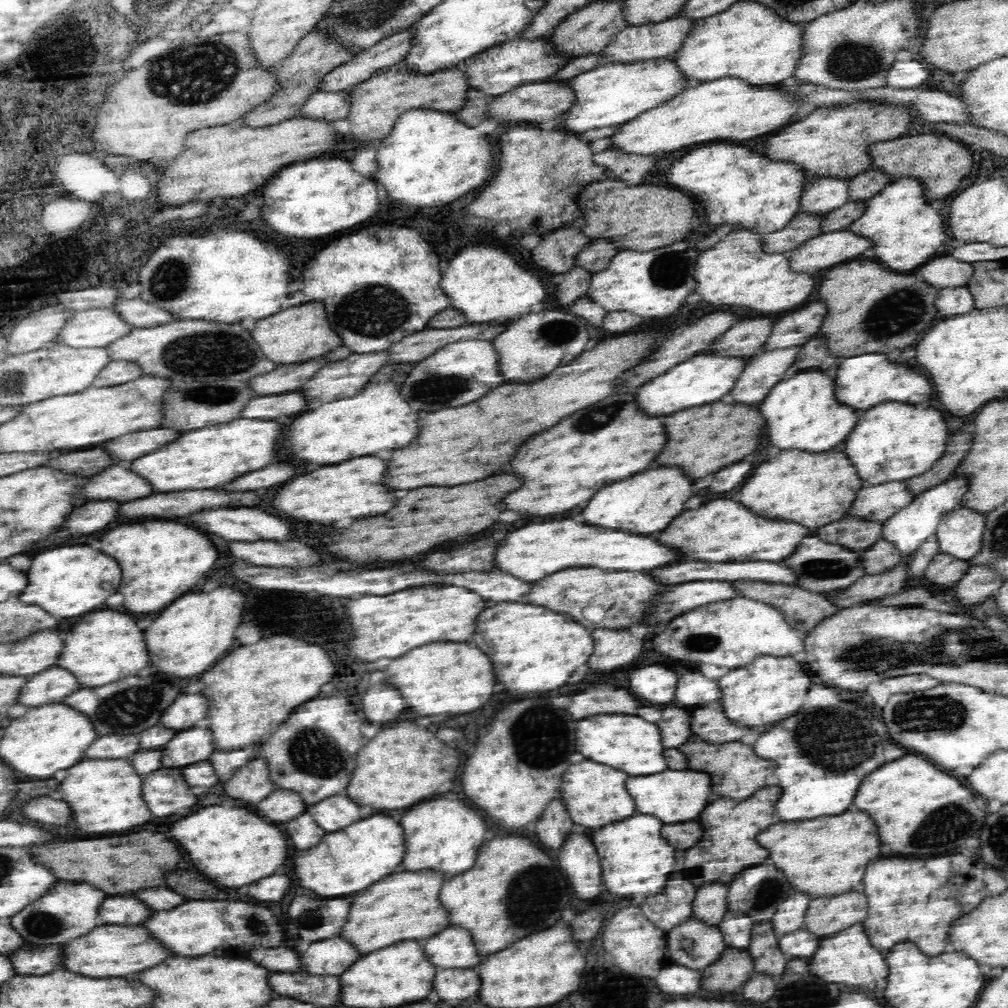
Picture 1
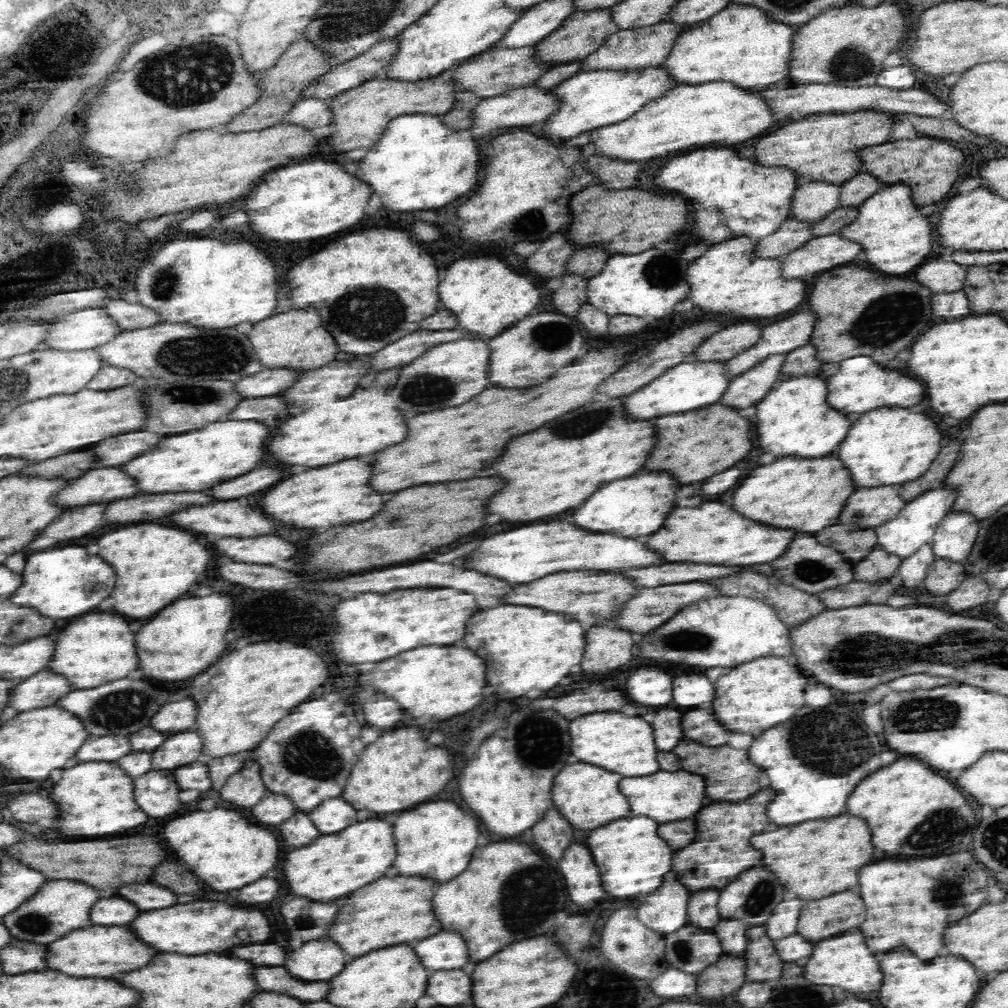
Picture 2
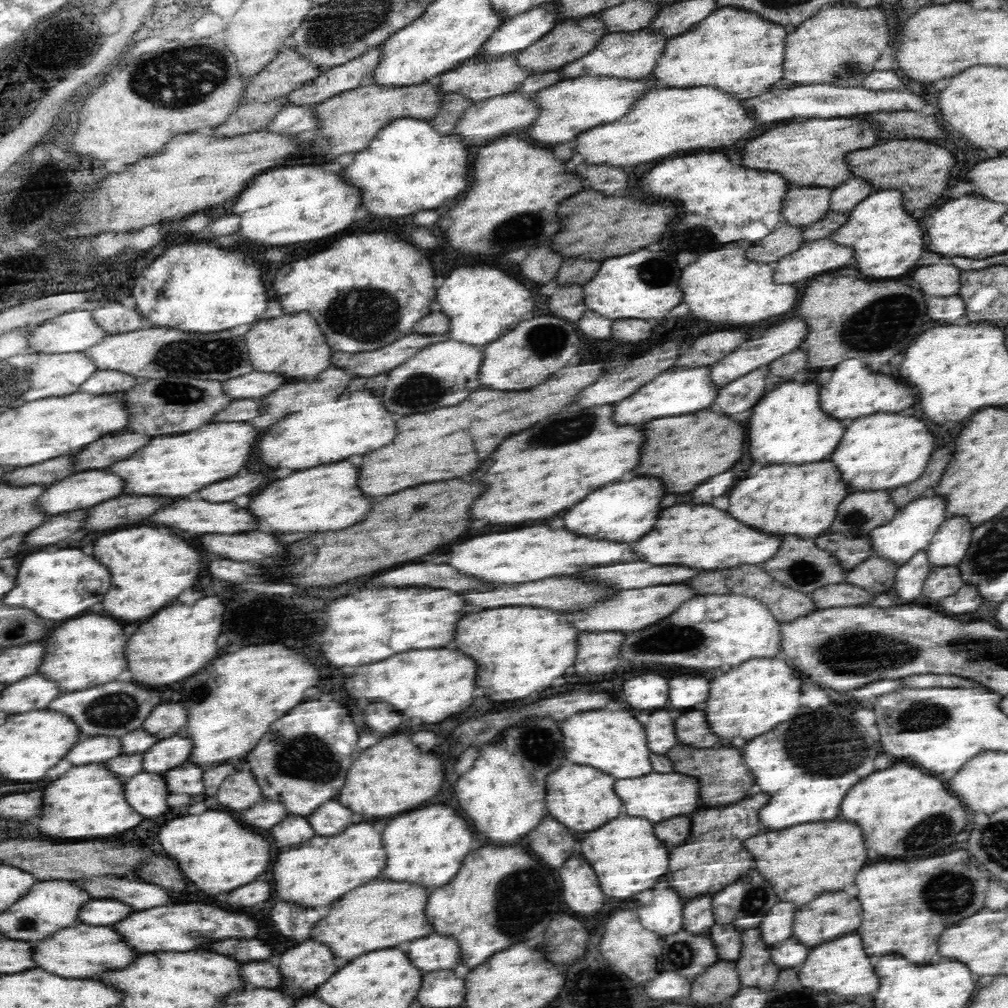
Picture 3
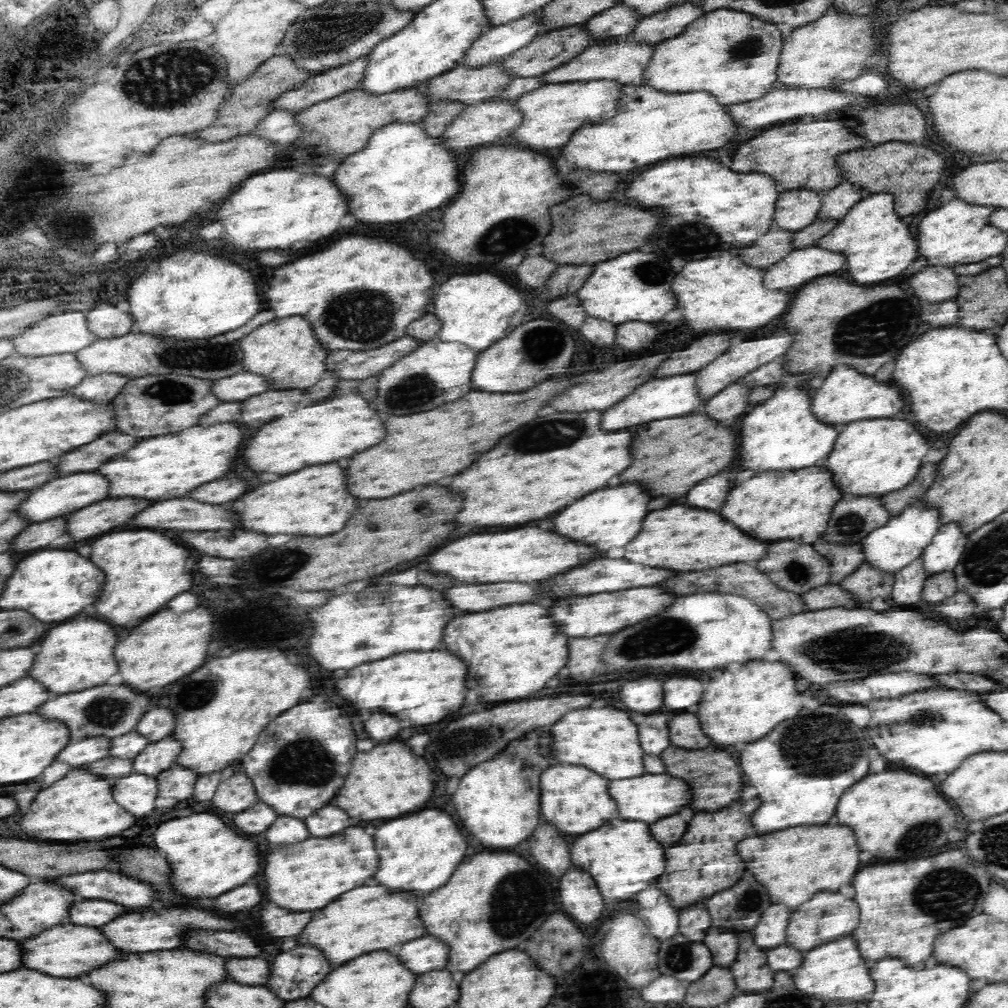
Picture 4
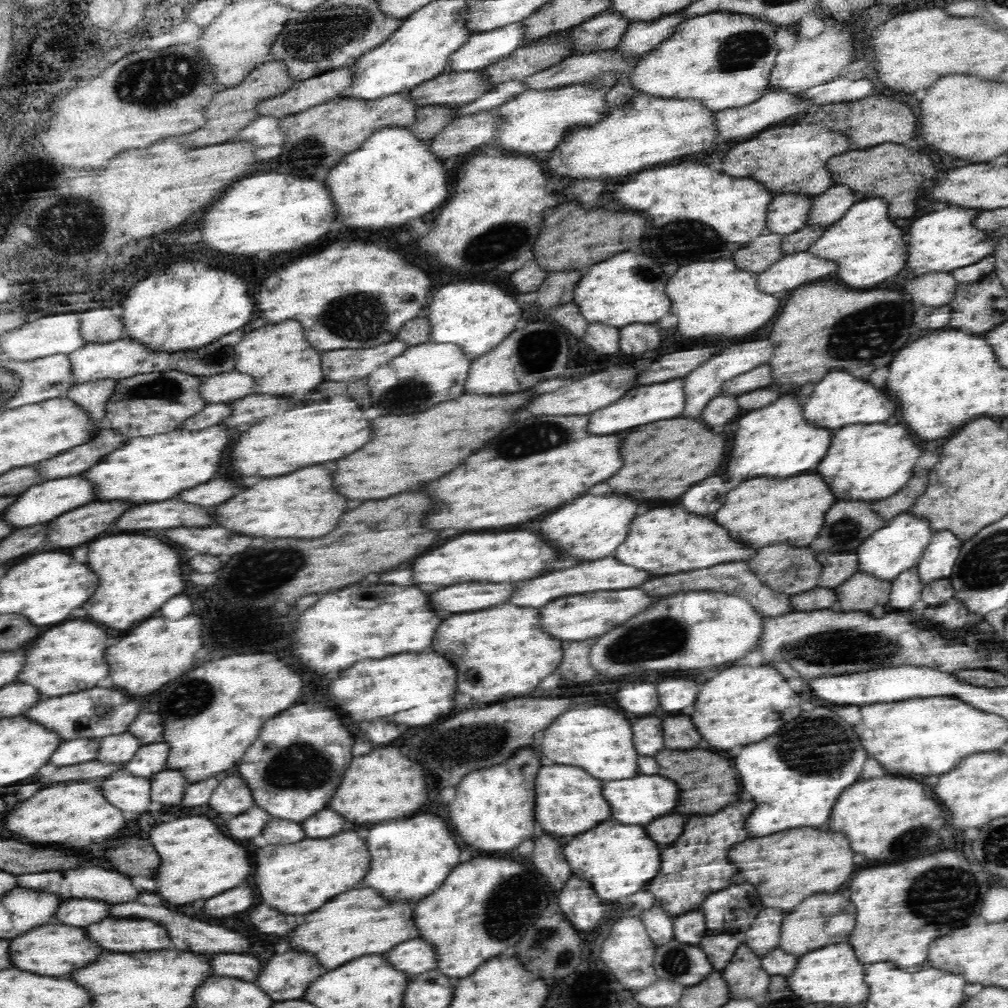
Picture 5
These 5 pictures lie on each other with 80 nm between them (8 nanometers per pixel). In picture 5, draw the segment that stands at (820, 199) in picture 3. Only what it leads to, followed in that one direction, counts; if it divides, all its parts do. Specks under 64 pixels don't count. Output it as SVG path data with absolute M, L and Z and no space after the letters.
M774 195L766 206L764 233L783 237L805 227L810 200L802 195Z

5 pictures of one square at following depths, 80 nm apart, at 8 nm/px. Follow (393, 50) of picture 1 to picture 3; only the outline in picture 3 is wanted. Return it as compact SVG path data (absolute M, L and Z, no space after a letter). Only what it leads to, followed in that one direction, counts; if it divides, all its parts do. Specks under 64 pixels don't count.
M374 47L348 62L321 72L310 82L292 90L286 98L286 105L316 105L368 83L370 72L378 66L378 54L382 54L382 47Z

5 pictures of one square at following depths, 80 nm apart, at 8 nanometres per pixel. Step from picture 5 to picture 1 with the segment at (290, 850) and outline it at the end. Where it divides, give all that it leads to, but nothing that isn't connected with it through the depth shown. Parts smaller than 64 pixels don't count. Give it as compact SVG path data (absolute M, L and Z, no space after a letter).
M374 814L336 834L326 834L316 848L300 852L294 860L294 874L304 888L314 890L318 896L334 898L360 892L392 874L396 866L402 864L402 854L406 854L402 826L390 816Z

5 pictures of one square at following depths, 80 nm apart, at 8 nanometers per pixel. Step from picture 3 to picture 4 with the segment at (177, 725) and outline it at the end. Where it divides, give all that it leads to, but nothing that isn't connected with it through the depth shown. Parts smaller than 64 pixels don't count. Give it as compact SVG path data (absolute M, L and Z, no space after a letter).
M153 708L140 716L134 731L144 737L149 743L155 743L170 735L171 727L174 726L172 711L166 708Z

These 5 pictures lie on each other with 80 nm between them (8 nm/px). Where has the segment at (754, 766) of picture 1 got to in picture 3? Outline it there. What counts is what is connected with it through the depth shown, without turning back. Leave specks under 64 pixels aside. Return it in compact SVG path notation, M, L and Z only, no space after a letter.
M674 746L666 754L674 762L674 772L682 772L688 776L696 776L702 794L700 806L726 806L734 804L742 798L746 798L746 792L754 786L754 778L750 778L750 772L746 770L746 764L742 762L742 752L736 748L706 748L698 750L692 746Z

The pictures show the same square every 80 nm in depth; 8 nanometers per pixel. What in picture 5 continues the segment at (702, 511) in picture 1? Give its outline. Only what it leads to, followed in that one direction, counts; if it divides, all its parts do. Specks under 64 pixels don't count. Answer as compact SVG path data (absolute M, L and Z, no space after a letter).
M674 506L652 508L636 516L628 524L628 534L624 542L614 550L614 558L620 564L632 566L650 576L686 572L686 570L716 566L722 562L744 560L746 554L754 554L754 552L748 548L742 548L740 544L734 544L734 540L728 538L726 530L722 530L710 518L692 516L686 510L674 508Z

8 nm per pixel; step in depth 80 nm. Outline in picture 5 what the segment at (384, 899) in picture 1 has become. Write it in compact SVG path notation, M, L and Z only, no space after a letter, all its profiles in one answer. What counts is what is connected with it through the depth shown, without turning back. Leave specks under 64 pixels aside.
M348 890L344 894L334 896L316 912L308 914L300 926L296 926L284 936L284 940L288 942L290 950L312 954L324 970L334 970L344 962L350 962L366 954L388 952L398 942L406 942L406 938L418 936L418 932L414 930L412 912L408 912L404 906L392 908L394 912L372 910L382 910L382 900L372 890Z

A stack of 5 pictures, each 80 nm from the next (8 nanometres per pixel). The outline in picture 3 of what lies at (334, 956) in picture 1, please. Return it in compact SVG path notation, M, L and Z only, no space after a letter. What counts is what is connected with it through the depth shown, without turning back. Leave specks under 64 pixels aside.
M304 940L280 956L284 994L294 998L318 988L326 978L330 978L330 974L334 974L334 970L338 970L334 954L314 940Z

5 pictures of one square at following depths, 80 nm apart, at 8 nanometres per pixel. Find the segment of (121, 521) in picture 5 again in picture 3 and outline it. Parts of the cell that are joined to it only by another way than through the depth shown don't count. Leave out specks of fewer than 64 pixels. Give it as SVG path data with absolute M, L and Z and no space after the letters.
M180 500L176 504L164 506L150 520L156 524L164 524L170 528L186 530L186 532L190 530L196 534L242 534L242 532L258 530L258 522L250 518L250 512L246 508L238 508L232 502L216 504L216 502L204 502L204 500Z

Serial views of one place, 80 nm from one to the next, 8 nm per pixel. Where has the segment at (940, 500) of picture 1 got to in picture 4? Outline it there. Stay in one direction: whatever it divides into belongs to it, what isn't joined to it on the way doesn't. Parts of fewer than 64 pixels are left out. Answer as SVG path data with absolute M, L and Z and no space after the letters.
M919 503L909 506L894 515L884 526L871 532L860 544L864 565L876 570L882 576L894 576L909 564L921 558L924 549L938 532L938 516L930 509L922 509Z

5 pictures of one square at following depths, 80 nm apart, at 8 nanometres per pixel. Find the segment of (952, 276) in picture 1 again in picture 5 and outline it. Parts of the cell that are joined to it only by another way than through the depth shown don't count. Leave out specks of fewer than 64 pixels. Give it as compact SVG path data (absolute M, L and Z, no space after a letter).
M930 273L910 281L900 288L910 294L912 304L928 308L940 308L949 304L956 292L956 281L951 274Z

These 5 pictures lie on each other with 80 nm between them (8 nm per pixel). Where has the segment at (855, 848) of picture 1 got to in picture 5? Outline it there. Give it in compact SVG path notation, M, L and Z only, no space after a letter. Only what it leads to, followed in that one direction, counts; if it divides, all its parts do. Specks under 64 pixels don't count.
M796 828L766 838L744 840L734 846L726 858L736 866L740 878L756 888L764 908L778 908L782 912L792 912L810 894L836 892L850 878L854 868L846 838L814 828Z

